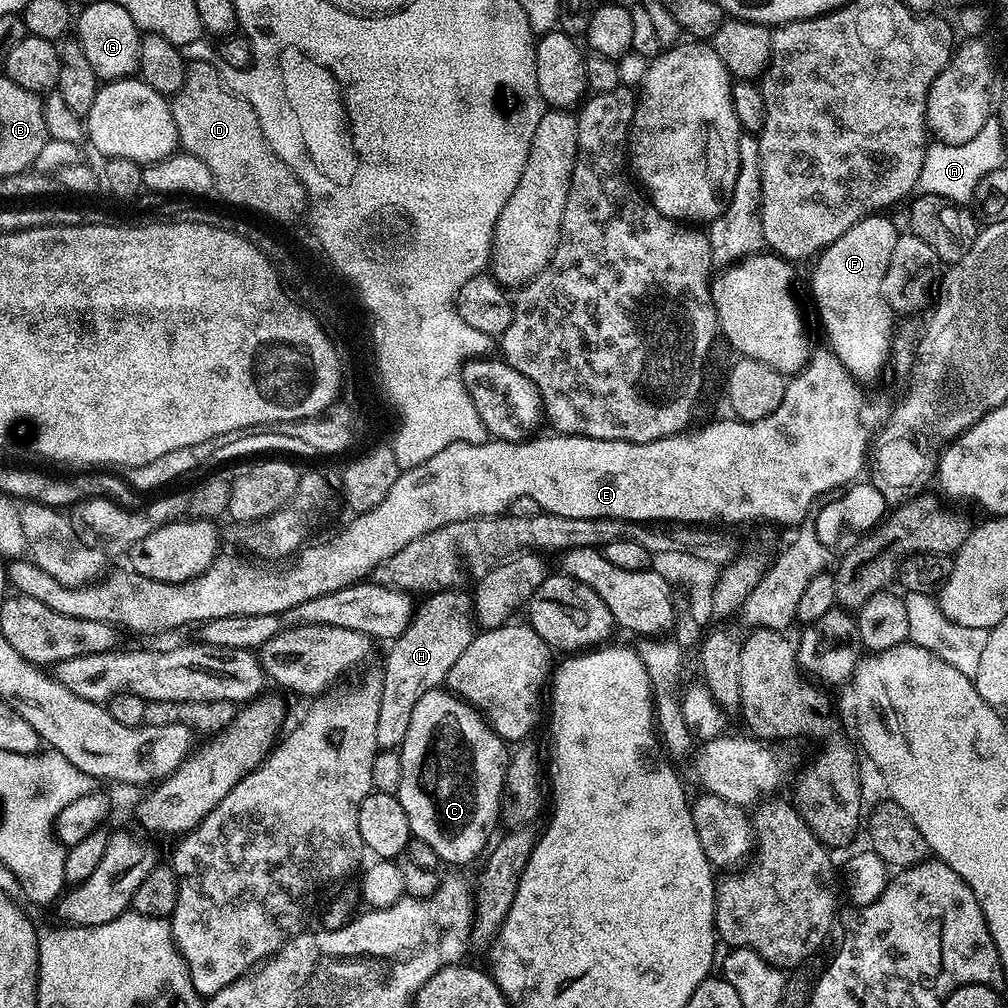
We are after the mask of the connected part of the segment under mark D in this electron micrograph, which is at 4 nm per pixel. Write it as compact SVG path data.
M196 60L187 65L184 70L184 81L171 97L172 113L174 114L174 126L178 130L178 144L181 149L194 158L202 158L212 175L215 195L220 195L228 204L237 204L240 208L249 208L252 212L261 212L272 220L281 220L288 224L291 220L301 219L302 213L308 206L308 195L302 186L302 182L289 168L274 150L266 142L262 134L262 126L258 122L258 114L247 104L244 97L226 87L225 81L220 80L216 68L207 64L204 60Z

